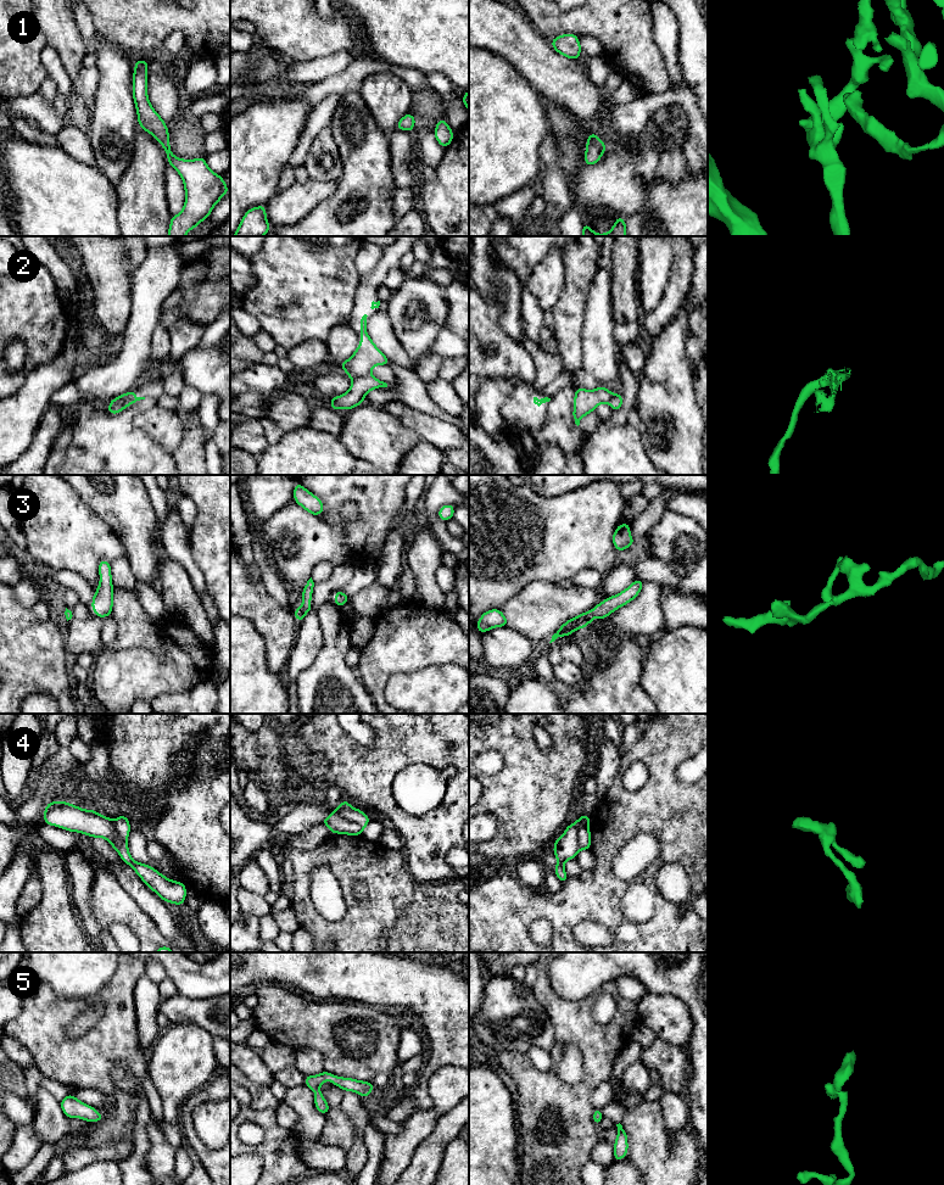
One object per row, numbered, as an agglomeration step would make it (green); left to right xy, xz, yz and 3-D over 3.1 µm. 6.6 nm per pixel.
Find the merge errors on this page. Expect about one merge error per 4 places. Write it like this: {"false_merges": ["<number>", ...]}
{"false_merges": ["2", "4"]}

